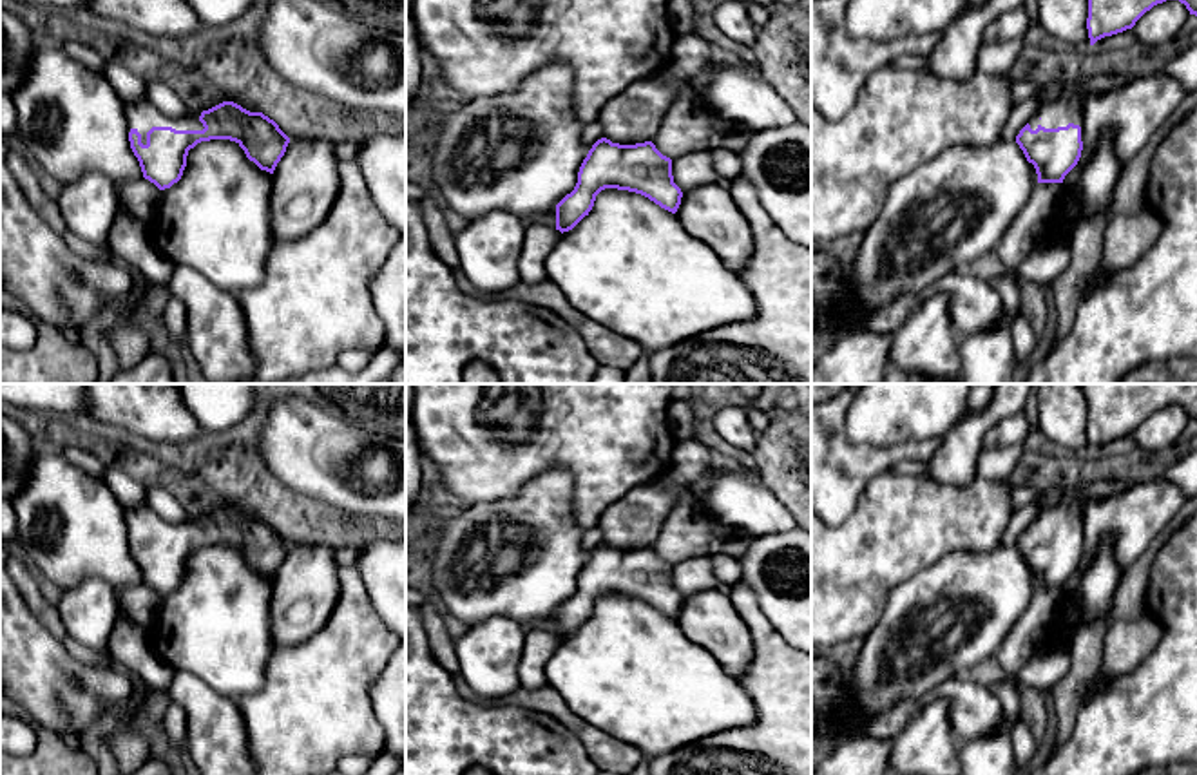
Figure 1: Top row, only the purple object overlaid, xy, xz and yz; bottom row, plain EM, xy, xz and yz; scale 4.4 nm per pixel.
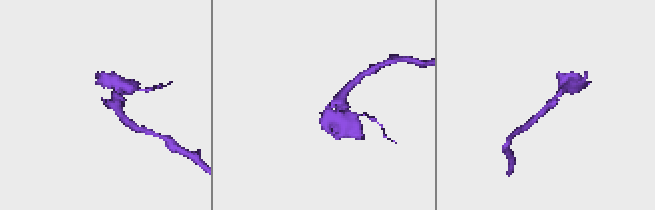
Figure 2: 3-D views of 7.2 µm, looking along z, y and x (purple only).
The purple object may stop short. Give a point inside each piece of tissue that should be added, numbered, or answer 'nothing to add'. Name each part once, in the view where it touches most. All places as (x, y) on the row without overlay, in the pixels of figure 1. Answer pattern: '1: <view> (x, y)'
1: xy (142, 520)

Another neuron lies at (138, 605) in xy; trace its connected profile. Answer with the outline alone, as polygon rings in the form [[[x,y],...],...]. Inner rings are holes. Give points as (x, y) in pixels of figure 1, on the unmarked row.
[[[139,583],[118,592],[118,616],[147,632],[159,603],[161,596],[148,585]]]

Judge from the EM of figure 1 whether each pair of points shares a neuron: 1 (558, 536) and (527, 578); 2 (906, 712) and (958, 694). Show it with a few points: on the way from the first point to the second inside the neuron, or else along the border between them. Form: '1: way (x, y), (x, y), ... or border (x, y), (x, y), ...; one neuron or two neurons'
1: way (547, 547), (535, 567); one neuron
2: way (919, 703), (935, 694), (946, 694); one neuron

